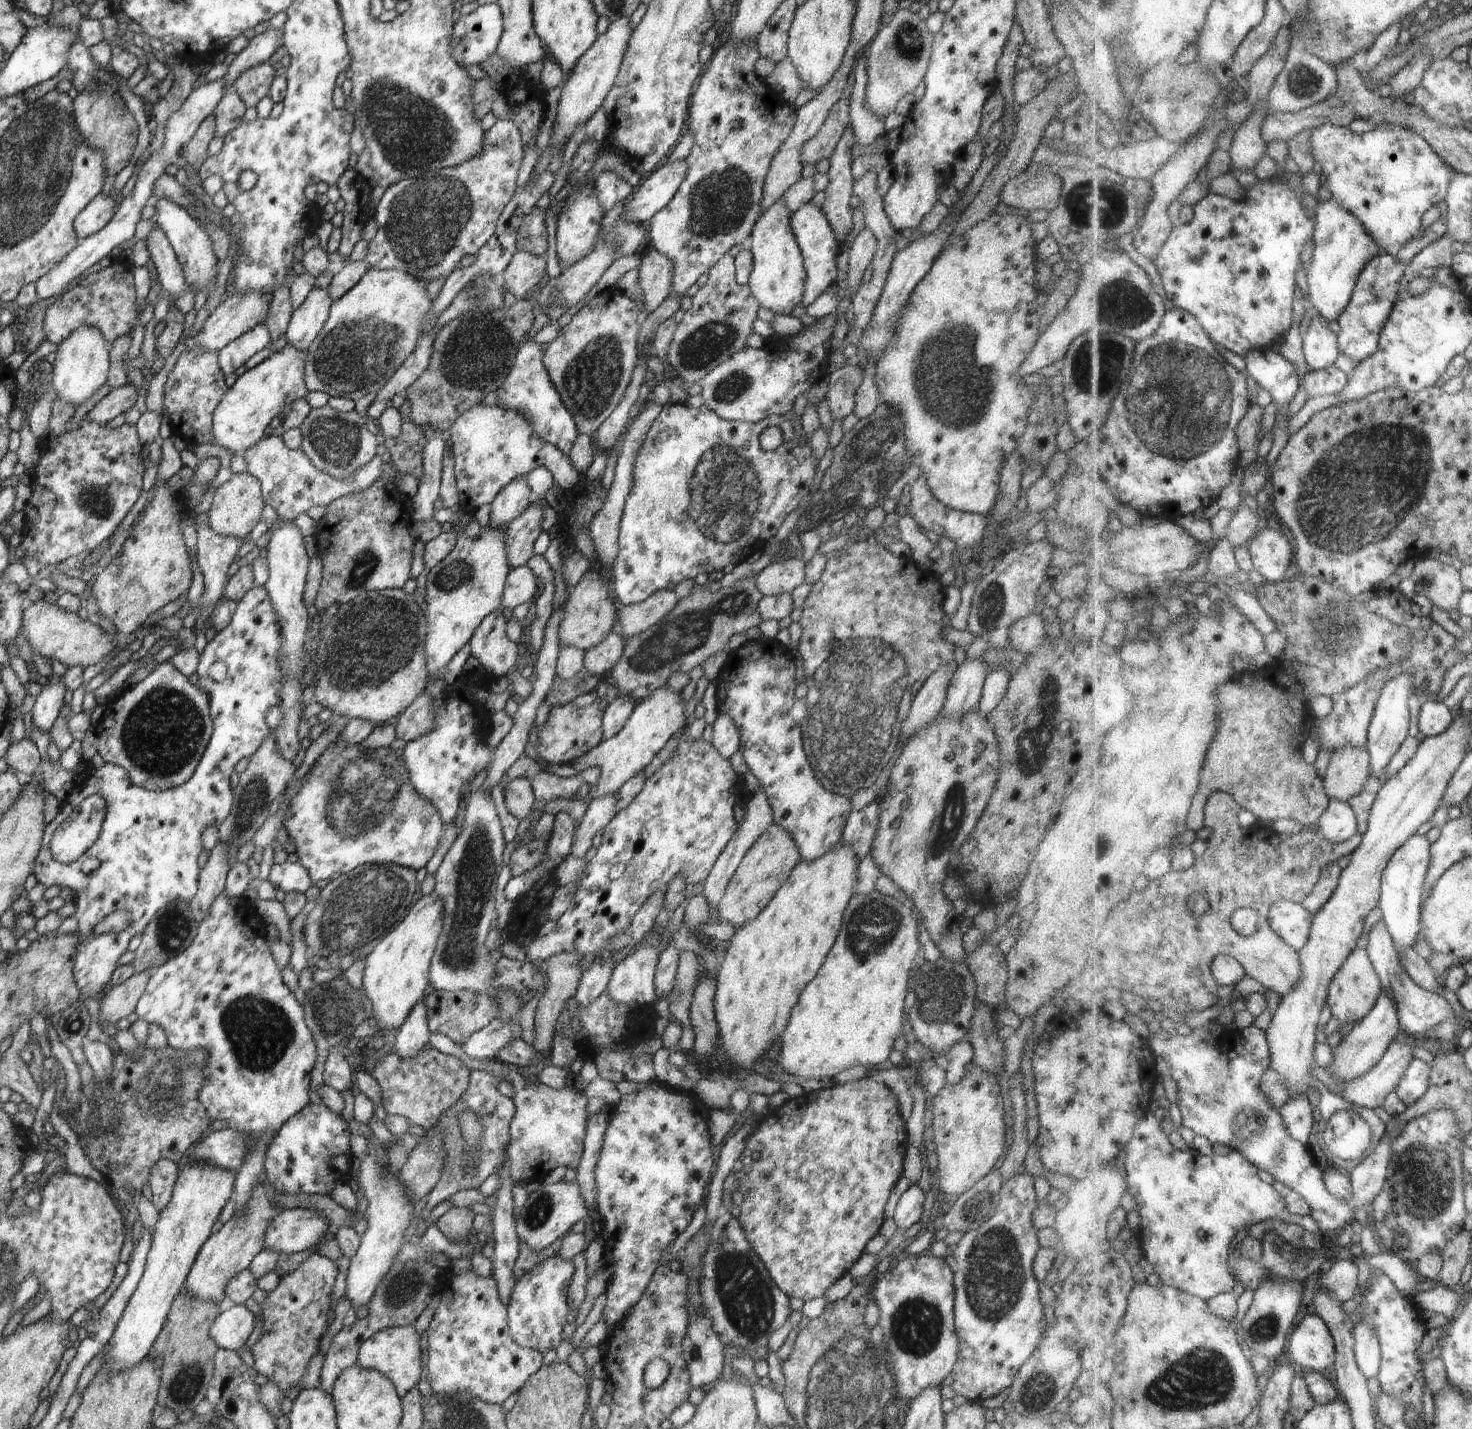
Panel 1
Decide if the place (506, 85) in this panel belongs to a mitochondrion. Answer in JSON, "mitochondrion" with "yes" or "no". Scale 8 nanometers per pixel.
{"mitochondrion":"no"}

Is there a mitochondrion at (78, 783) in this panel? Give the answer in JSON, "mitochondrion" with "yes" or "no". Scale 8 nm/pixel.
{"mitochondrion":"no"}

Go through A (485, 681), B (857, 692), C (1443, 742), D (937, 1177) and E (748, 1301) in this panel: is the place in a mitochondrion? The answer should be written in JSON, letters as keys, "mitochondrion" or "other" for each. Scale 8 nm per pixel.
{"A":"other","B":"mitochondrion","C":"other","D":"other","E":"mitochondrion"}

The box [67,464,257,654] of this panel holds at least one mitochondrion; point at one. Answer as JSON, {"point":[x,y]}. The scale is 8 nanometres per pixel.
{"point":[93,499]}

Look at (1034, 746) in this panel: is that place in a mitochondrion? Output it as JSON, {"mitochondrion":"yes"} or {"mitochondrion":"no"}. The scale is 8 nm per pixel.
{"mitochondrion":"yes"}

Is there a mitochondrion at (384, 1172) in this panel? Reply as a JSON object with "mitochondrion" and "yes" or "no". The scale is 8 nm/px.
{"mitochondrion":"yes"}

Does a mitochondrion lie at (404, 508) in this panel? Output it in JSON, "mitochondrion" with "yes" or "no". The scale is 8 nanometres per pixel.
{"mitochondrion":"no"}

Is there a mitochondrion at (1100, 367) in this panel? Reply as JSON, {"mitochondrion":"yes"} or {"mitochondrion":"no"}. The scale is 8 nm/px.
{"mitochondrion":"yes"}

